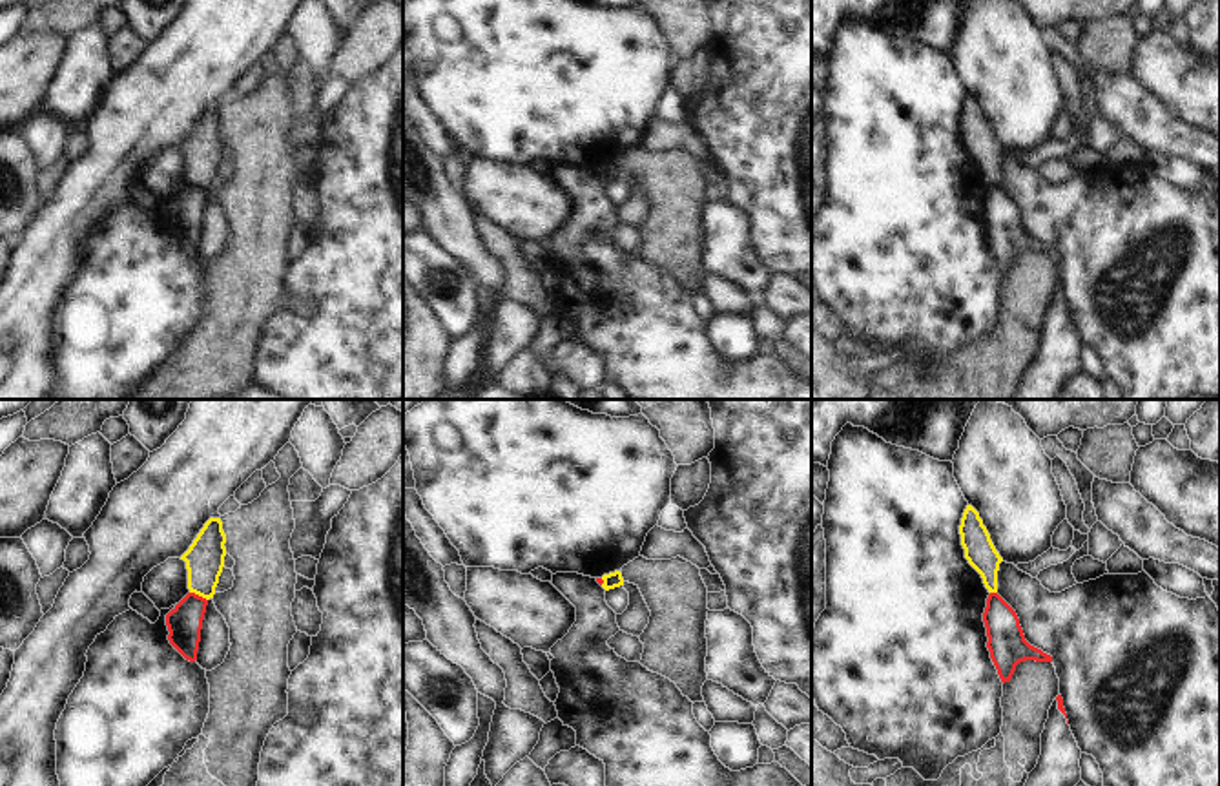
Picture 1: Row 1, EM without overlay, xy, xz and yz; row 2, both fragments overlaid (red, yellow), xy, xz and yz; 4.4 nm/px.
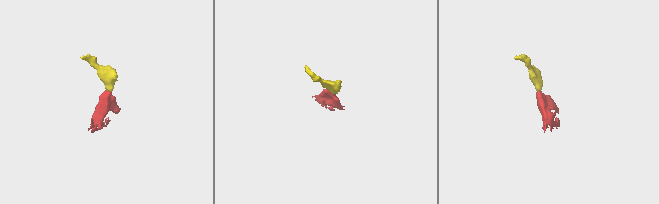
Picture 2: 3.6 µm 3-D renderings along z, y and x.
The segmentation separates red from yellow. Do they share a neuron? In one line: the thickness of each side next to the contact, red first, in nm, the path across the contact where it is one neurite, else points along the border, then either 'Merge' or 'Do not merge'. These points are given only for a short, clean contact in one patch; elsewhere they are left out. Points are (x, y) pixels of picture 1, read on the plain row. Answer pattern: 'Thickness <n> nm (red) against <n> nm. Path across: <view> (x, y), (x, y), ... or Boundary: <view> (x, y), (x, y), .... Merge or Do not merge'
Thickness 160 nm (red) against 170 nm. Boundary: xy (190, 183), (206, 192). Do not merge.

